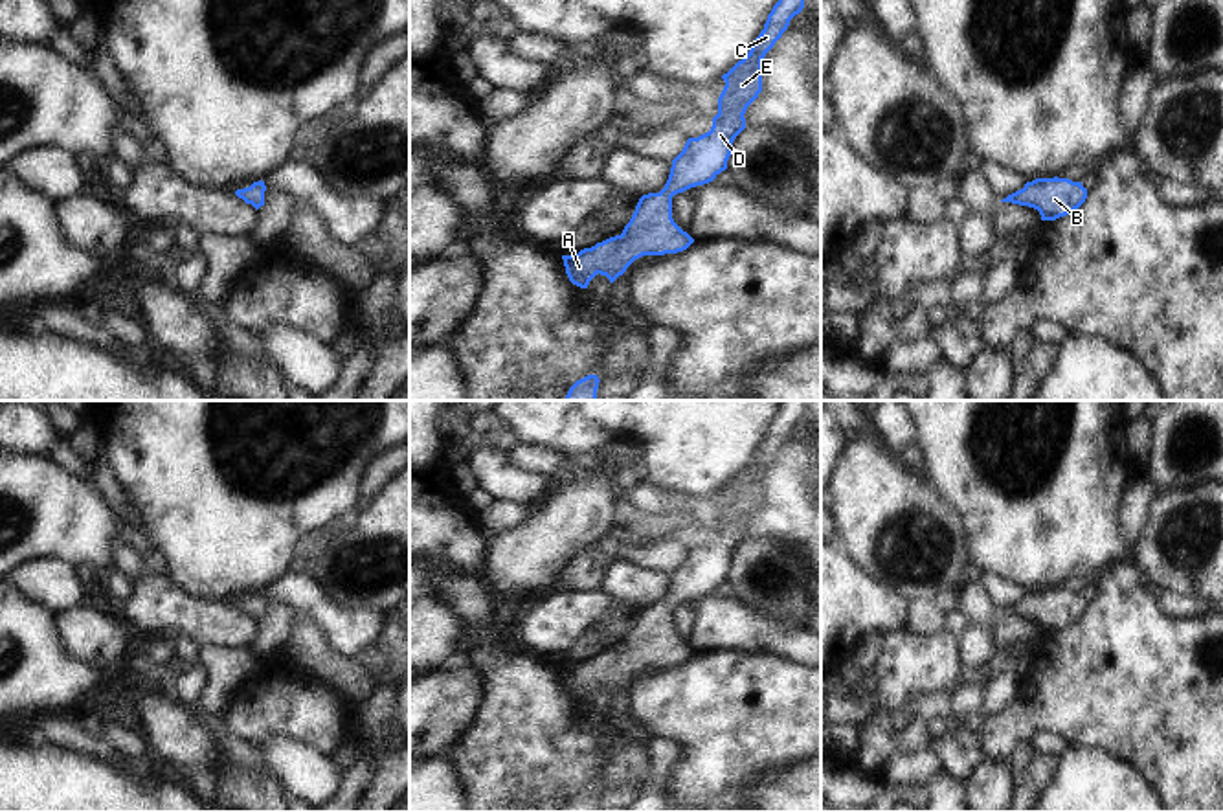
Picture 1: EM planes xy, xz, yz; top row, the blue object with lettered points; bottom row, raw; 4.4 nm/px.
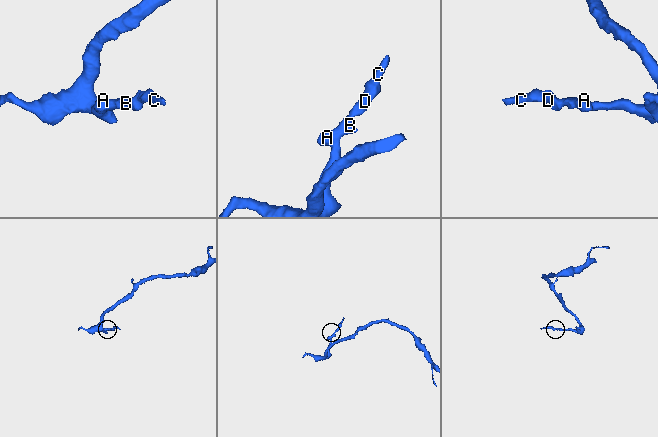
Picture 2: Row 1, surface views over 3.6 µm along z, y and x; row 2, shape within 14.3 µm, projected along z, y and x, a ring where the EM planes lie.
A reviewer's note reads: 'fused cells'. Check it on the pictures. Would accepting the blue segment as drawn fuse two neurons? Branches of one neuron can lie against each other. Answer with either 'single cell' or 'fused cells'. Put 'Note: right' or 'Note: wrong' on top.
Note: wrong
single cell

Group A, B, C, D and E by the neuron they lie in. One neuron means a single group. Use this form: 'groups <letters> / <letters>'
groups A B C D E

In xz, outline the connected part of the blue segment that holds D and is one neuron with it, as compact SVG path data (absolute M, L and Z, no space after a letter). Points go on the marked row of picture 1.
M779 0L749 53L722 75L725 86L718 97L718 114L709 132L689 138L672 160L670 175L659 193L643 195L621 235L562 255L569 281L588 288L600 274L613 283L643 255L665 255L687 250L694 239L672 219L672 197L712 182L727 169L735 138L746 129L746 110L762 92L762 59L788 29L804 0Z

